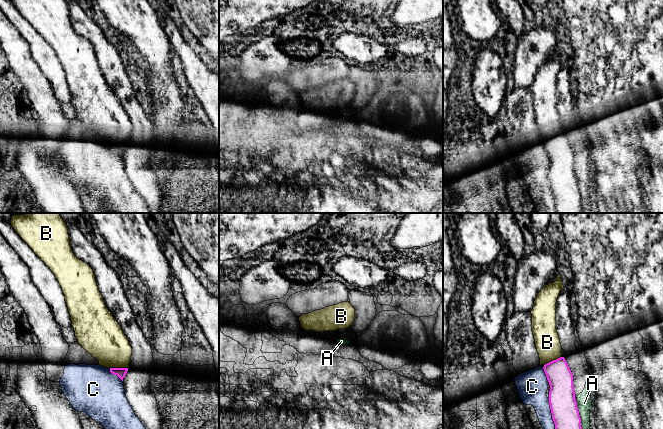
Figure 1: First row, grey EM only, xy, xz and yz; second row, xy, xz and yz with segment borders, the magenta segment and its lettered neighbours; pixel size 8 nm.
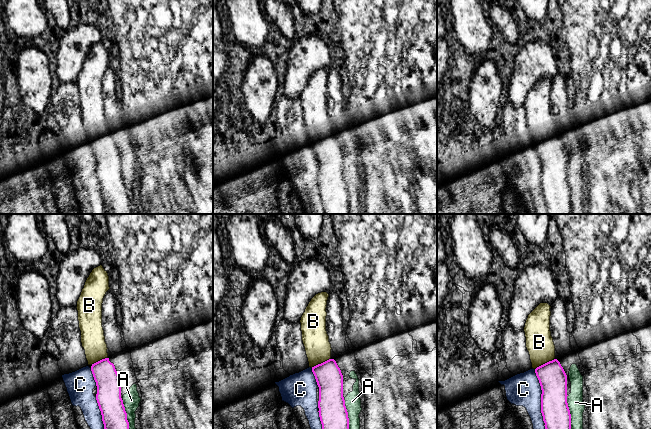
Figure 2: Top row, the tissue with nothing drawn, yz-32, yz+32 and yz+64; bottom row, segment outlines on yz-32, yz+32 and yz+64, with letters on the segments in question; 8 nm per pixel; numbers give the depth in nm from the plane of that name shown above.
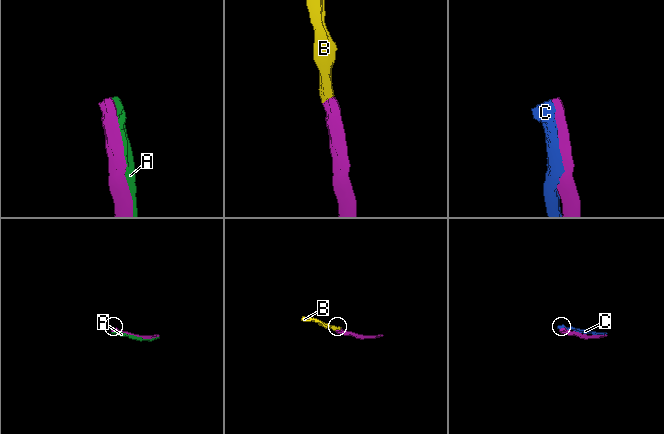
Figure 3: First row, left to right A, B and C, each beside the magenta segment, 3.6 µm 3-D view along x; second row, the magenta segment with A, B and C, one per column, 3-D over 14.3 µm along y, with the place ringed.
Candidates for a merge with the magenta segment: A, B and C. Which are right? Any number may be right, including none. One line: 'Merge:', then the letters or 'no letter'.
Merge: B

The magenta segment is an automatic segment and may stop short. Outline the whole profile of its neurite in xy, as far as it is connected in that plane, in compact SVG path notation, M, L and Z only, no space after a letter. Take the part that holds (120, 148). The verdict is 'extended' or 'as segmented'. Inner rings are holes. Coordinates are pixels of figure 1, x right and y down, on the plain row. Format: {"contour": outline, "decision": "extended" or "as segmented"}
{"contour": "M11 0L58 56L79 120L122 157L132 123L105 81L93 45L75 32L66 0Z", "decision": "extended"}

